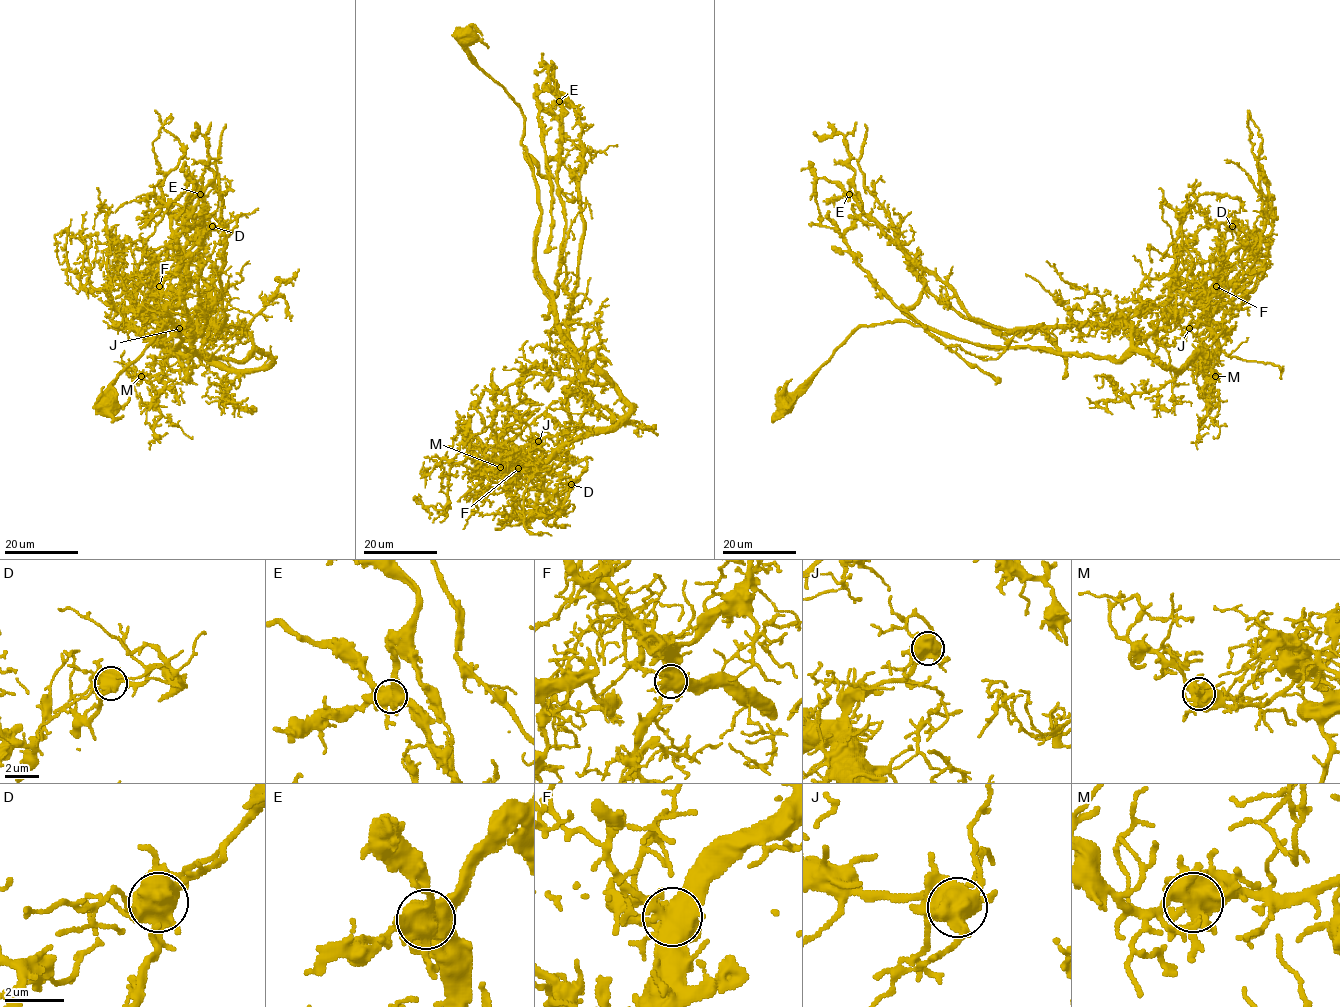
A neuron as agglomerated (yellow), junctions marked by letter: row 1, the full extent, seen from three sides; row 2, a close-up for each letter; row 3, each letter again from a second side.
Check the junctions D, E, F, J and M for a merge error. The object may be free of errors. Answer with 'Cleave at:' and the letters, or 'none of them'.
Cleave at: none of them

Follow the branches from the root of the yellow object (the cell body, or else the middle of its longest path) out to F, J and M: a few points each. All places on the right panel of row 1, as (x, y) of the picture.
F: (785, 403), (859, 327), (894, 321), (987, 346), (1117, 360), (1146, 351), (1179, 370), (1217, 349), (1216, 286)
J: (785, 403), (861, 326), (1146, 351), (1175, 370), (1217, 349), (1189, 328)
M: (785, 403), (859, 327), (894, 321), (987, 346), (1117, 360), (1146, 351), (1175, 370), (1214, 355), (1215, 376)

